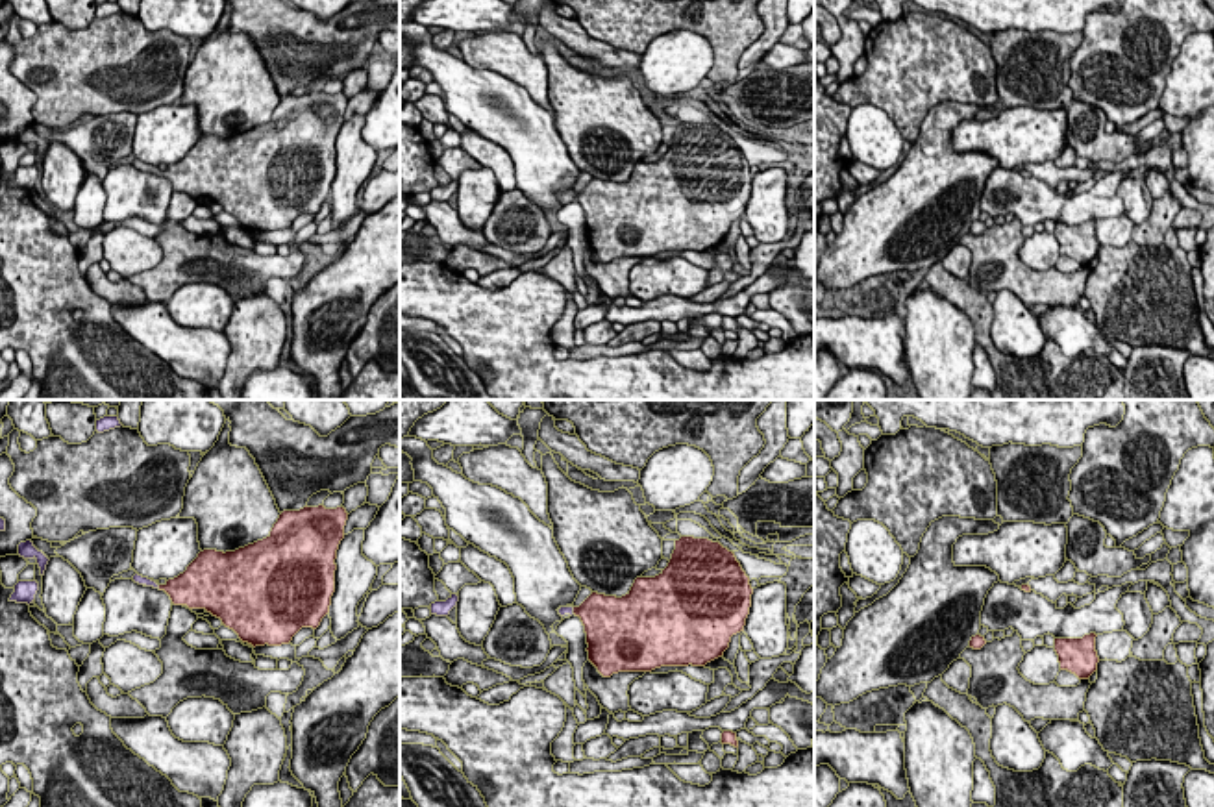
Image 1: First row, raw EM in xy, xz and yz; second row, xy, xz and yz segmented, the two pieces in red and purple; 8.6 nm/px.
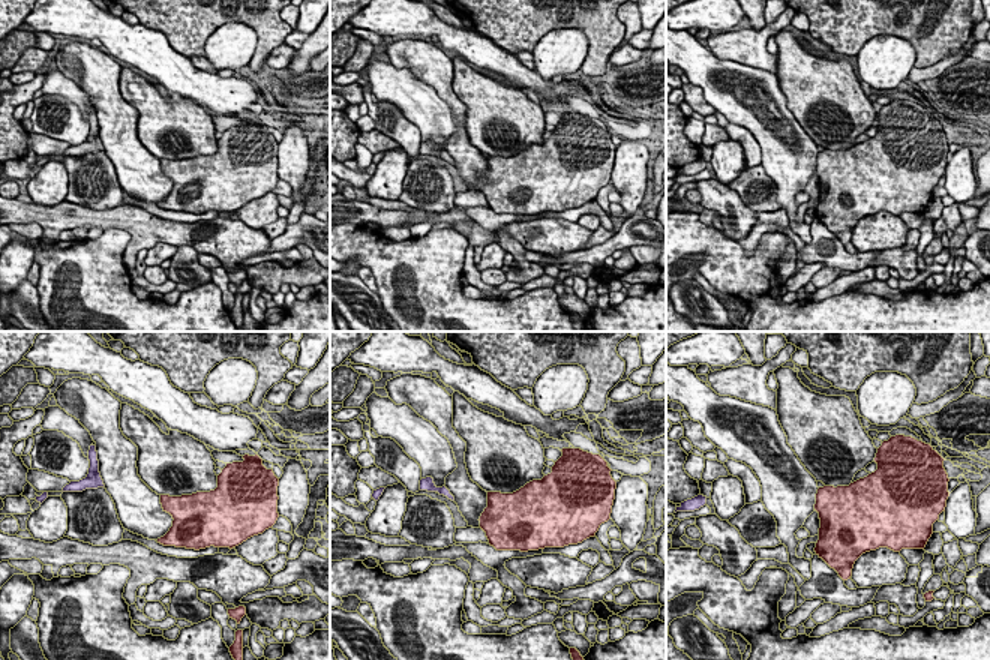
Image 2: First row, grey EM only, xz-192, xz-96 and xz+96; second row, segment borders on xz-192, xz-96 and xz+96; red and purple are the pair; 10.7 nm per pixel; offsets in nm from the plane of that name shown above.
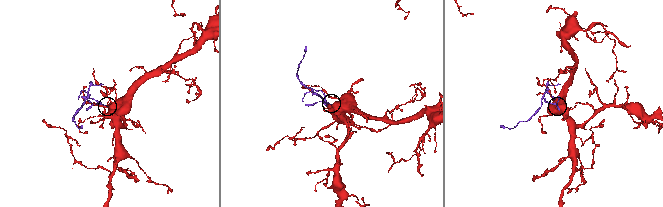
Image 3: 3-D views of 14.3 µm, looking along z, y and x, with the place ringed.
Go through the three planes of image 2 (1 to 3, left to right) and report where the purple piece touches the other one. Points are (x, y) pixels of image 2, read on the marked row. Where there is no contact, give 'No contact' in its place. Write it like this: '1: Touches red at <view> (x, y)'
1: No contact
2: No contact
3: No contact

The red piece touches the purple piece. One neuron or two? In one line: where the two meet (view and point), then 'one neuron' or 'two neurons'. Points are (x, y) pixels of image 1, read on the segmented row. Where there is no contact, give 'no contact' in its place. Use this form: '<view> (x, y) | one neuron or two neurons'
xz (574, 611) | one neuron

